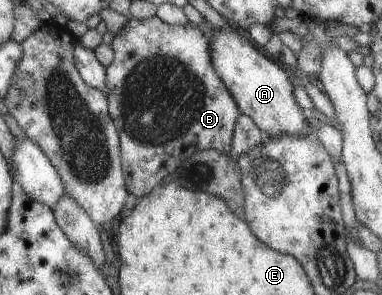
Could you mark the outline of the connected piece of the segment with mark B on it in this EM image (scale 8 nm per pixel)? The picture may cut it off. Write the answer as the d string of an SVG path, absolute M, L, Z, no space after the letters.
M156 16L128 21L113 35L113 60L106 68L105 92L108 111L121 129L121 165L125 165L125 186L128 193L141 198L152 192L158 183L181 161L195 151L213 150L231 154L232 131L240 109L235 99L217 77L209 59L208 39L195 25L166 25Z

